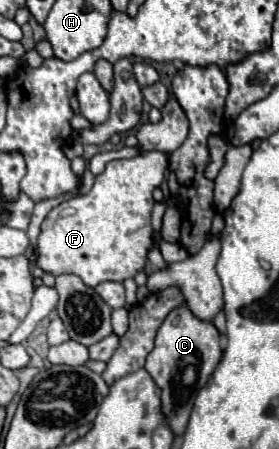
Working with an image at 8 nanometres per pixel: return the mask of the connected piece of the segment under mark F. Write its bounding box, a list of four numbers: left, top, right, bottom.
[38,152,168,286]

